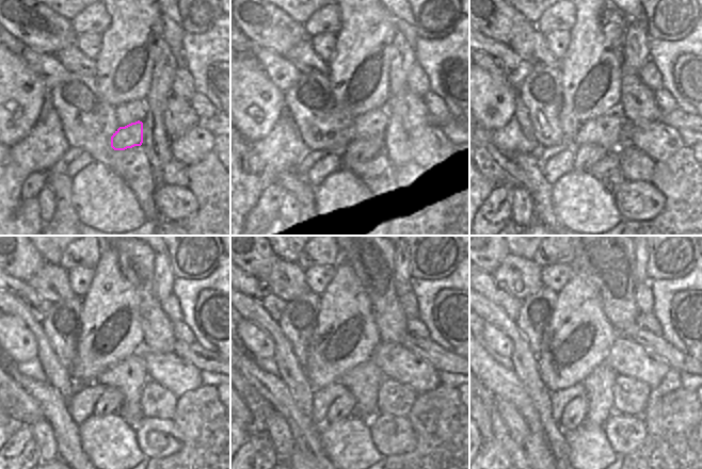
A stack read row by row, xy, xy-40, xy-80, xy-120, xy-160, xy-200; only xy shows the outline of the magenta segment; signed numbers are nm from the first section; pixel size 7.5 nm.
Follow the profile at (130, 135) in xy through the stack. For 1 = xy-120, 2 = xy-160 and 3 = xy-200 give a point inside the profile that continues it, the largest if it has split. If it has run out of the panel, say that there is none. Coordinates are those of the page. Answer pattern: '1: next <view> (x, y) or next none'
1: next xy-120 (111, 400)
2: next xy-160 (344, 406)
3: next xy-200 (575, 411)

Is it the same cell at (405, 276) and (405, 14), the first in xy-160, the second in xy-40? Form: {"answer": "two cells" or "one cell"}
{"answer": "two cells"}

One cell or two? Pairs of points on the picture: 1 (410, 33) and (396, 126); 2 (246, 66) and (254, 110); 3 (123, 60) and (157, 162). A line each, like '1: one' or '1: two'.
1: two
2: one
3: two

